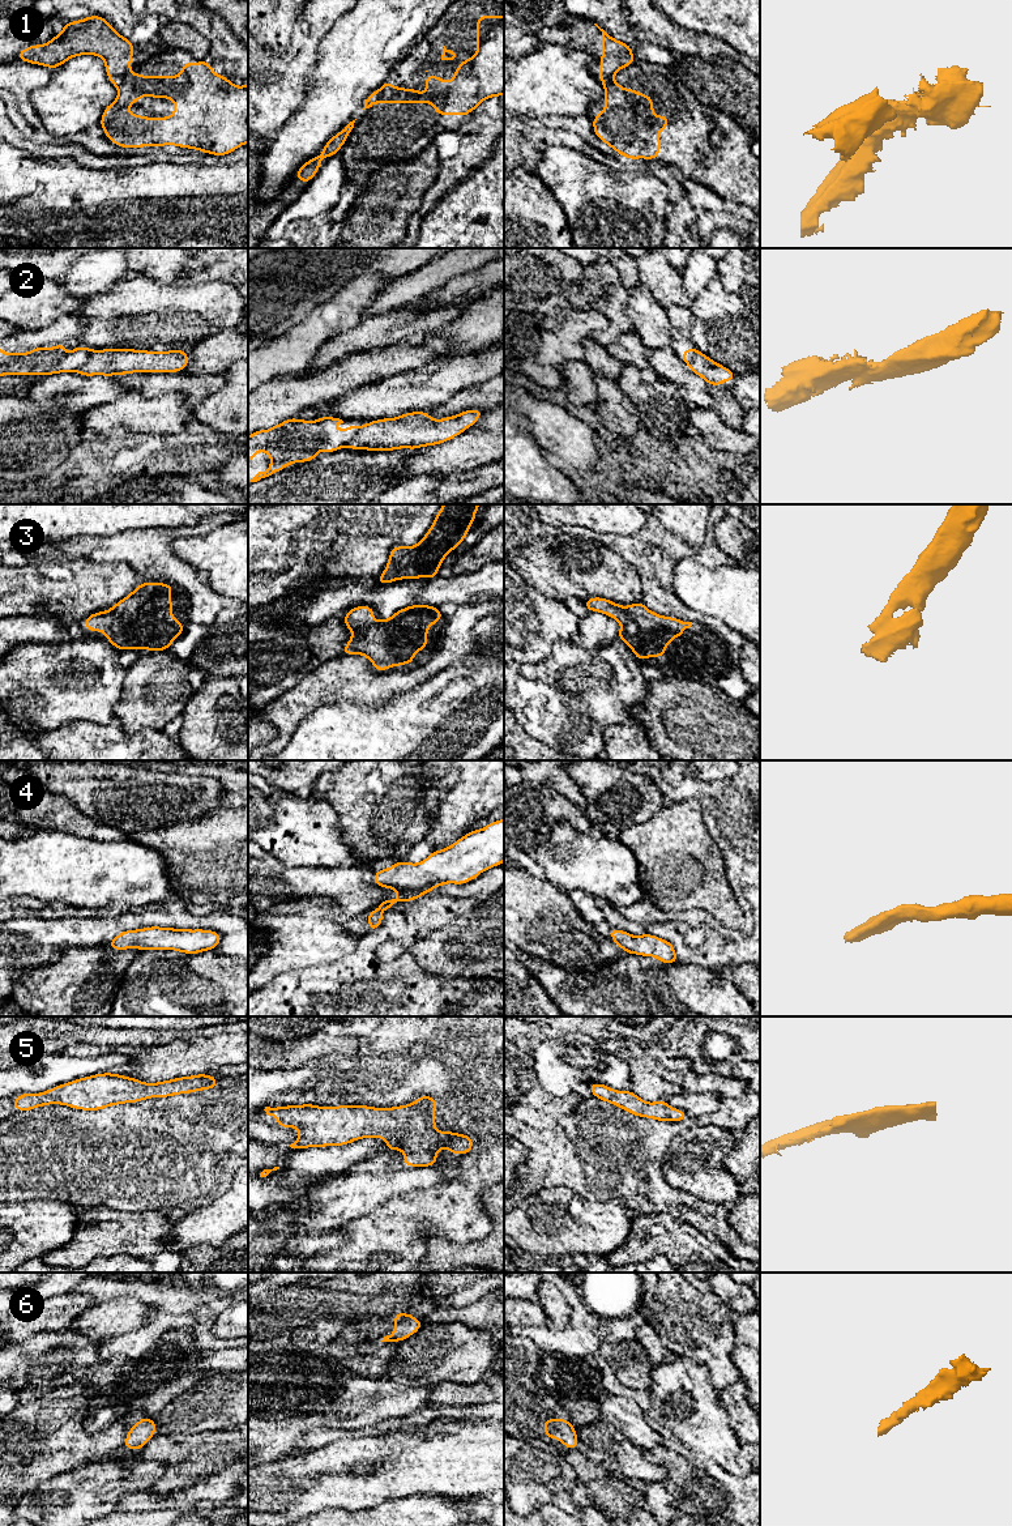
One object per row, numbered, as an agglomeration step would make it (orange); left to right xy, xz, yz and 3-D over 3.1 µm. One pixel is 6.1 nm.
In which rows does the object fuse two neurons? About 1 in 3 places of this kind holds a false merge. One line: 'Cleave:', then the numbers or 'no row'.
Cleave: 1, 2

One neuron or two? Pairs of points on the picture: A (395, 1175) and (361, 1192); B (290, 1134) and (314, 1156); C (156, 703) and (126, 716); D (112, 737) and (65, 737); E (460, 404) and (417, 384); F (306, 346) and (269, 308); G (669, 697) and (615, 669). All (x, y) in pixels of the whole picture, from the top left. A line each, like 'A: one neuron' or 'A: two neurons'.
A: one neuron
B: two neurons
C: one neuron
D: one neuron
E: two neurons
F: two neurons
G: two neurons

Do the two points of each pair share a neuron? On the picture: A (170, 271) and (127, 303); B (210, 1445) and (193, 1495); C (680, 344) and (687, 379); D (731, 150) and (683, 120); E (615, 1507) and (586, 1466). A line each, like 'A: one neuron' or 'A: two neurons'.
A: two neurons
B: two neurons
C: two neurons
D: one neuron
E: one neuron

